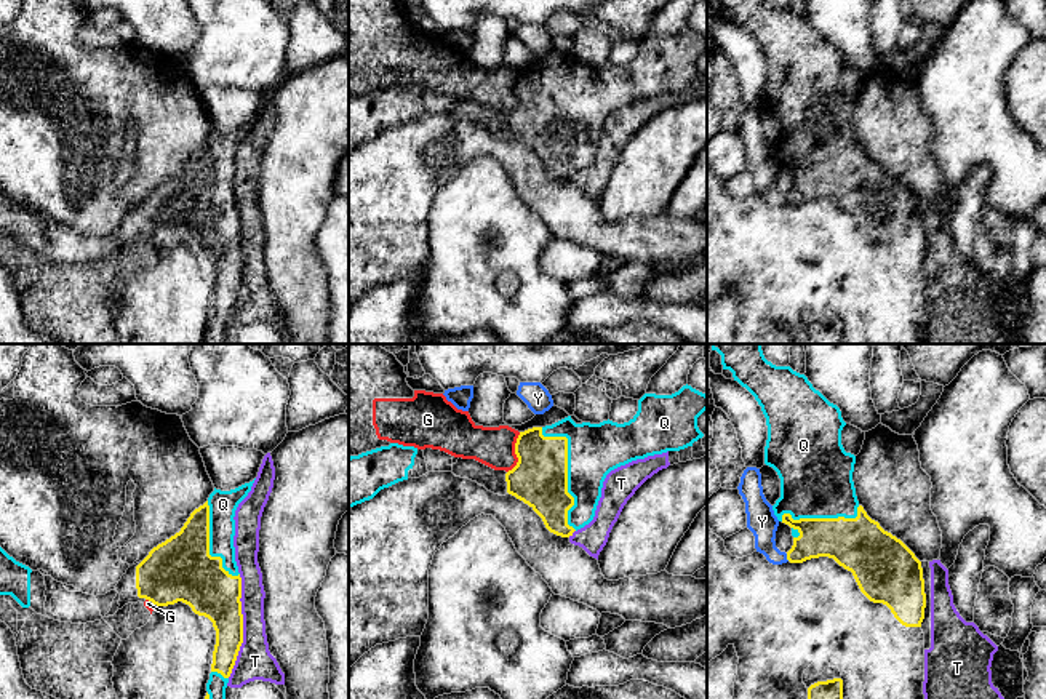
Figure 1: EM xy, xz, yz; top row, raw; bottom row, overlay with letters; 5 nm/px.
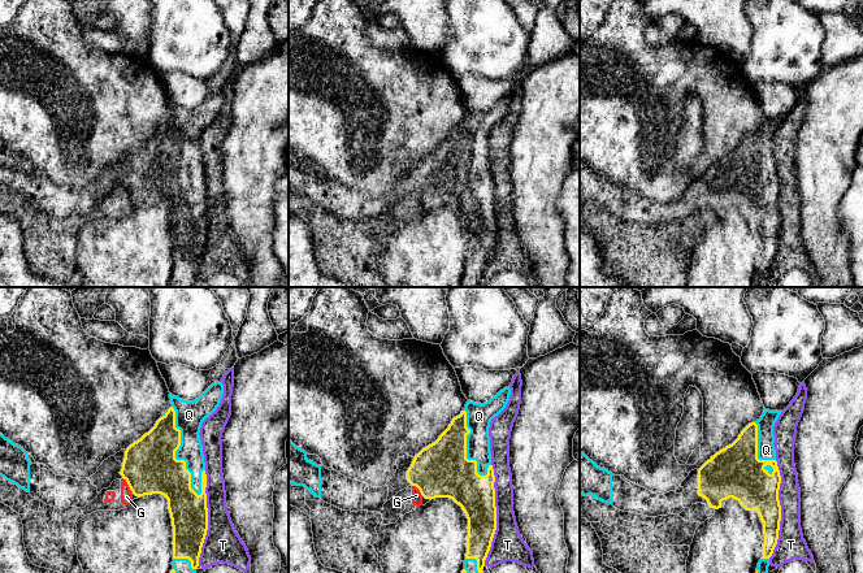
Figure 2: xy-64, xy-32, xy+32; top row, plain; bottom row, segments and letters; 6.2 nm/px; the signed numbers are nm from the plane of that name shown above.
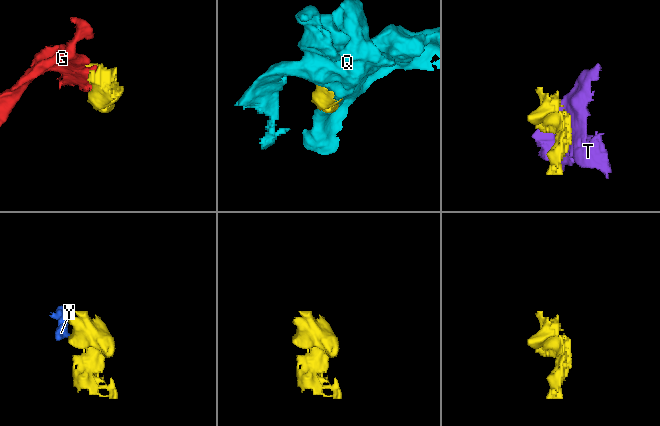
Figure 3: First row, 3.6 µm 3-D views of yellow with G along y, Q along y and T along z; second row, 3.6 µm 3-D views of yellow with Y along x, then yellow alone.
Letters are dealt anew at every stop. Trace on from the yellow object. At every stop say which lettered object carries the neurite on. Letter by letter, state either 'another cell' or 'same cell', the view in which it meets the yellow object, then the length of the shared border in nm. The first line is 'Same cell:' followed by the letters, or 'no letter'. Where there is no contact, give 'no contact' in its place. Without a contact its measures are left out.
Same cell: Q
G: another cell | xz | 220 nm
Q: same cell | xz | 550 nm
T: another cell | xy | 500 nm
Y: another cell | yz | 40 nm

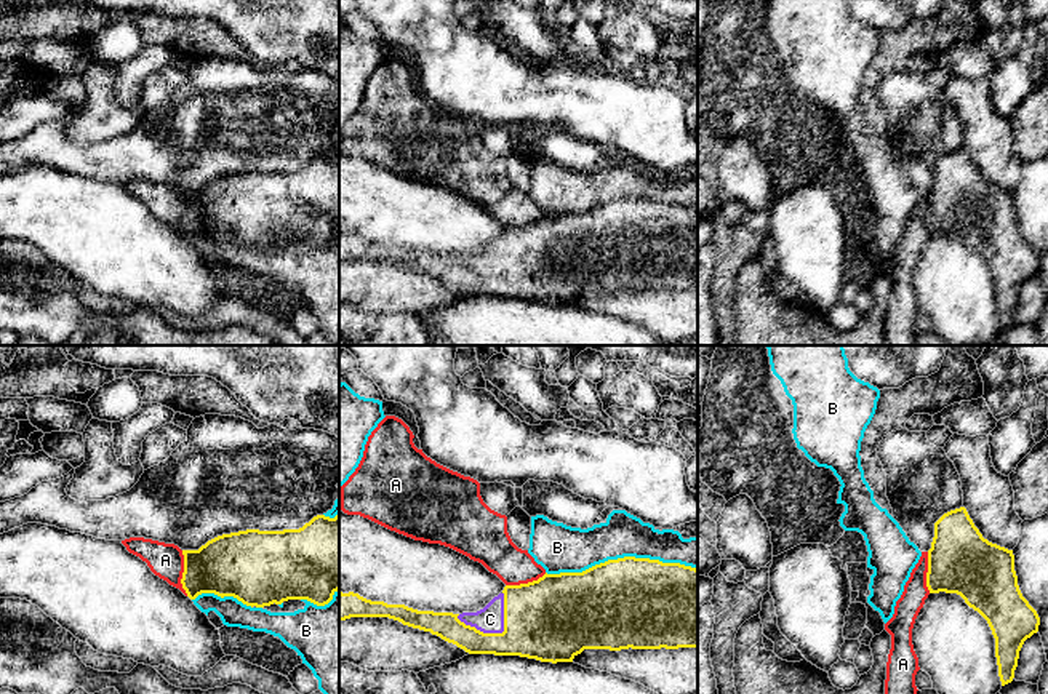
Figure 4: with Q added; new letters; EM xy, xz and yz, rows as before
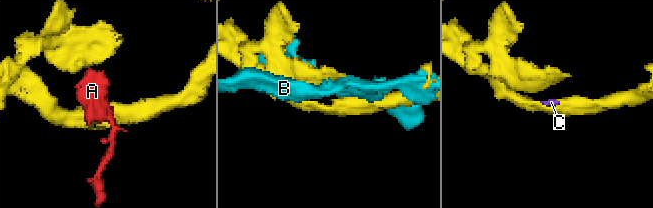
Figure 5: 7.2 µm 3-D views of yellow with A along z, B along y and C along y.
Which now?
Same cell: C
A: another cell | xy | 240 nm
B: another cell | xz | 750 nm
C: same cell | xz | 280 nm

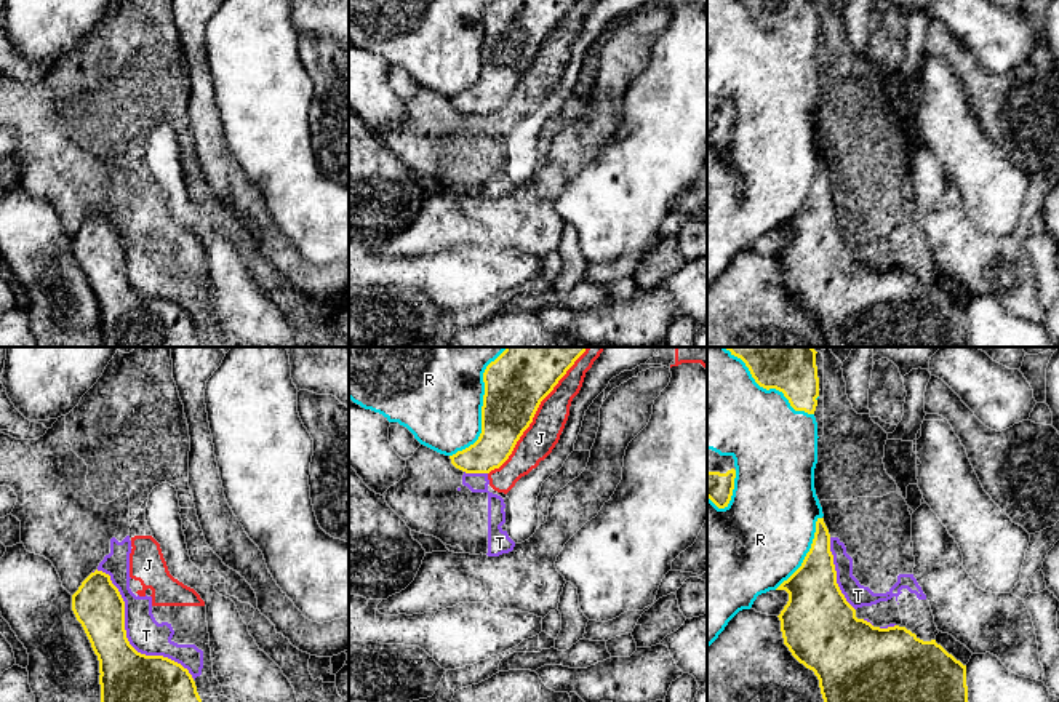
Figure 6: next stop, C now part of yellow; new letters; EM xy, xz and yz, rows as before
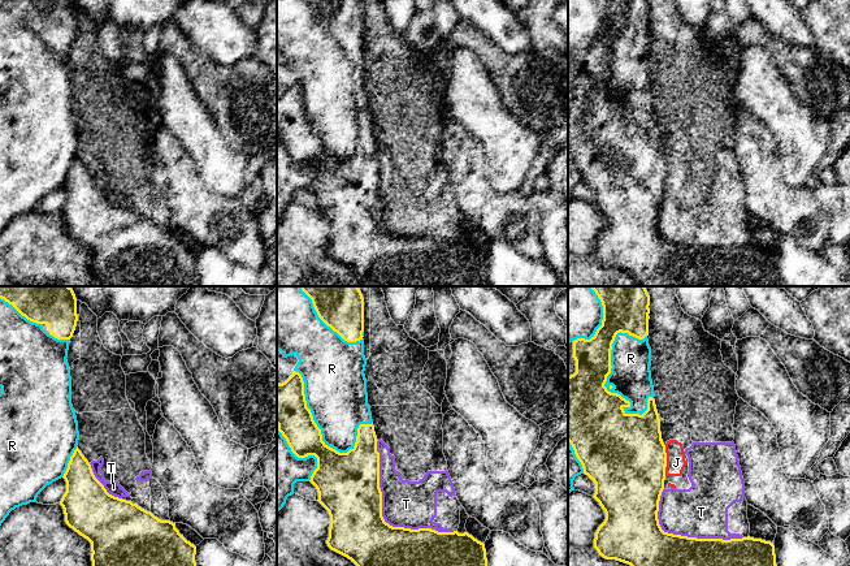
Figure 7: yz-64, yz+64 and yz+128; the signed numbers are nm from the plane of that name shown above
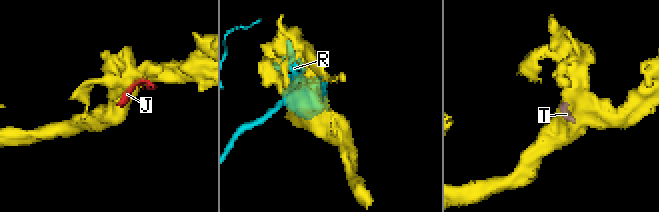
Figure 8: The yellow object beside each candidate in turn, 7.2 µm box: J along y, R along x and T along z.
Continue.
Same cell: no letter
J: another cell | xz | 800 nm
R: another cell | xz | 600 nm
T: another cell | xy | 750 nm

